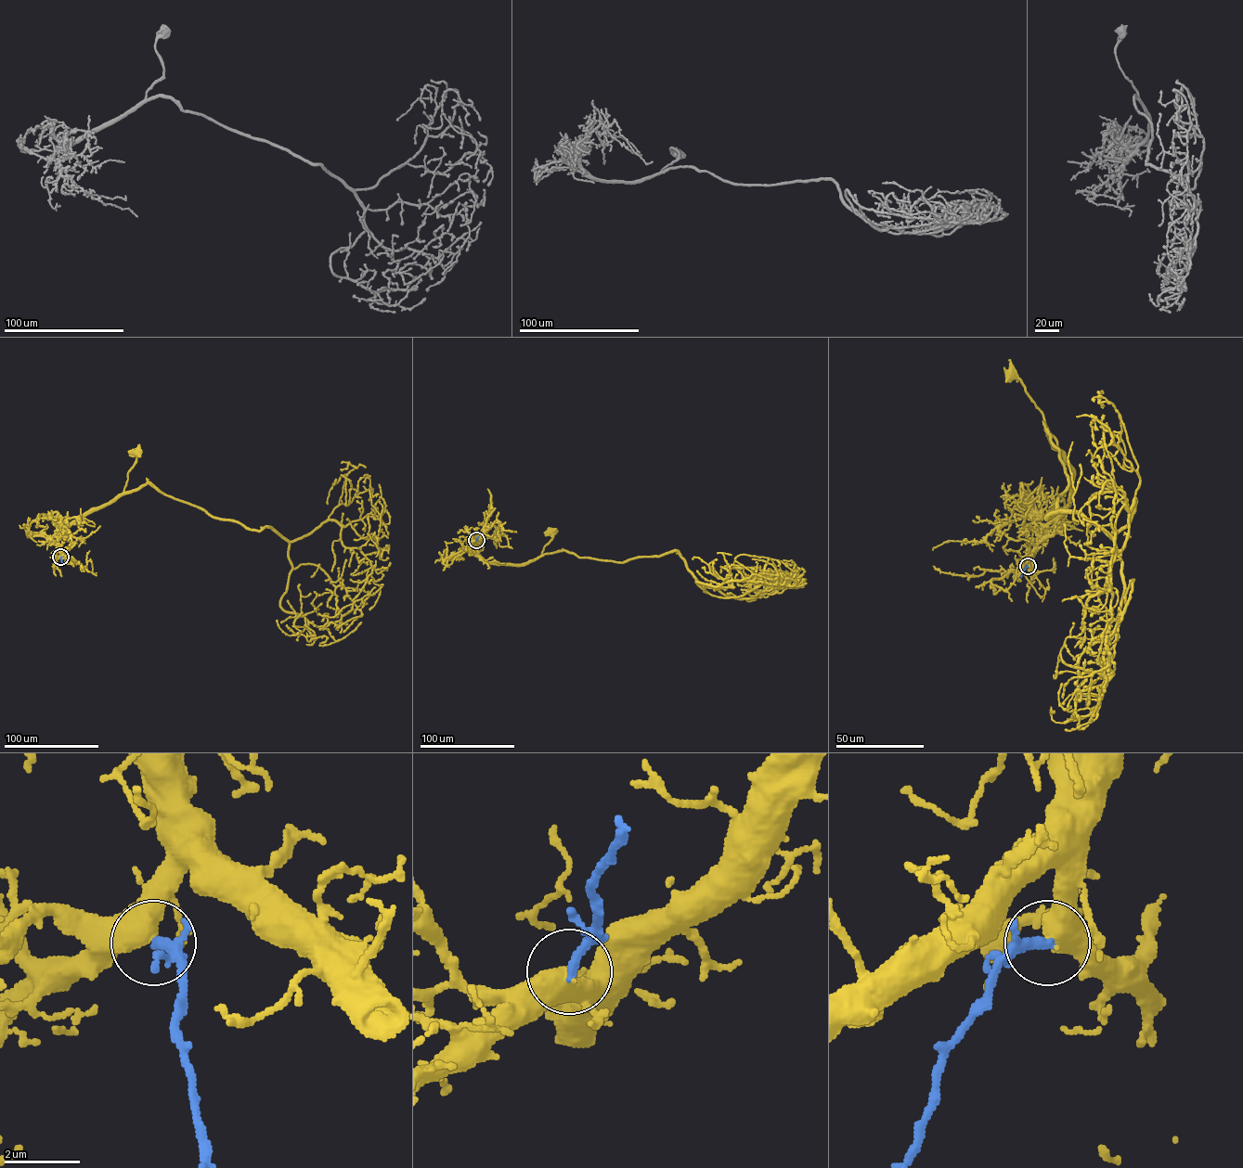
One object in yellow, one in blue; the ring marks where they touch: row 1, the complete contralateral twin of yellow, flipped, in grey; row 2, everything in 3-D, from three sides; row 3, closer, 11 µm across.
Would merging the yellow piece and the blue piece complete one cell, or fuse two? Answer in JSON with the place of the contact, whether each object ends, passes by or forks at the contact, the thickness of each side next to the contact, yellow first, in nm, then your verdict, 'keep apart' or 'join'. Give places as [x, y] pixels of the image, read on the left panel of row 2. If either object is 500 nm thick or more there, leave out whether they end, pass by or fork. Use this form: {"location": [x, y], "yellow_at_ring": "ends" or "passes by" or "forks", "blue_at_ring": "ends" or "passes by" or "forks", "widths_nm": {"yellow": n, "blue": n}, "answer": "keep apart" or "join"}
{"location": [60, 557], "widths_nm": {"yellow": 650, "blue": 190}, "answer": "join"}

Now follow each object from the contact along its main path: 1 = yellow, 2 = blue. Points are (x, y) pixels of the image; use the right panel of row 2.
1: (1028, 566), (1031, 551), (1053, 532), (1055, 523), (1068, 503), (1071, 469), (1042, 412), (1013, 374)
2: (1028, 566), (1020, 577)

